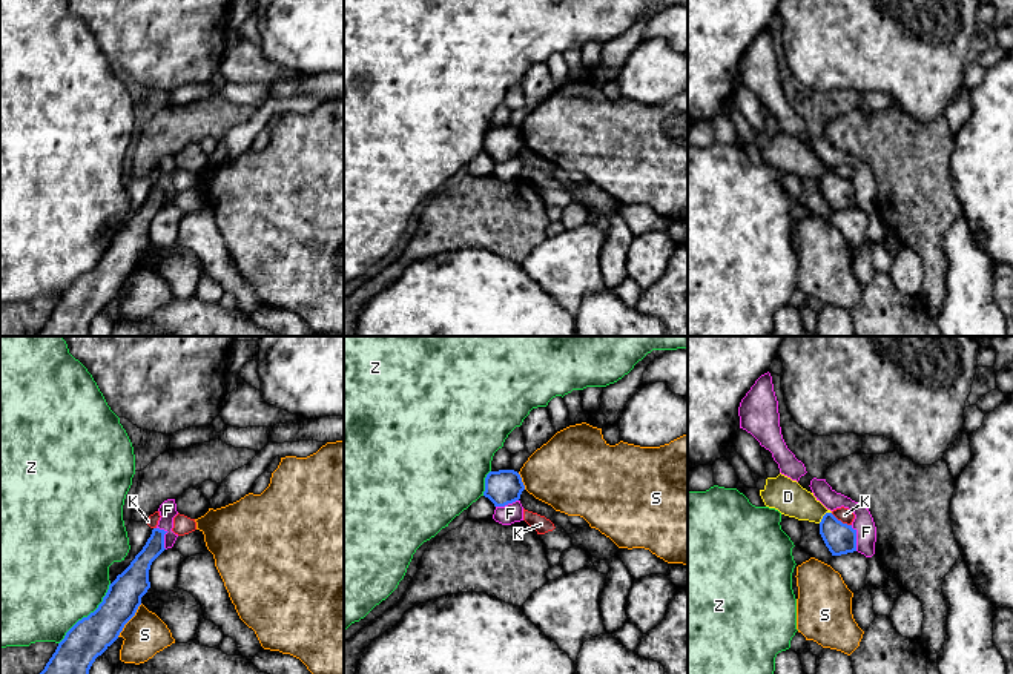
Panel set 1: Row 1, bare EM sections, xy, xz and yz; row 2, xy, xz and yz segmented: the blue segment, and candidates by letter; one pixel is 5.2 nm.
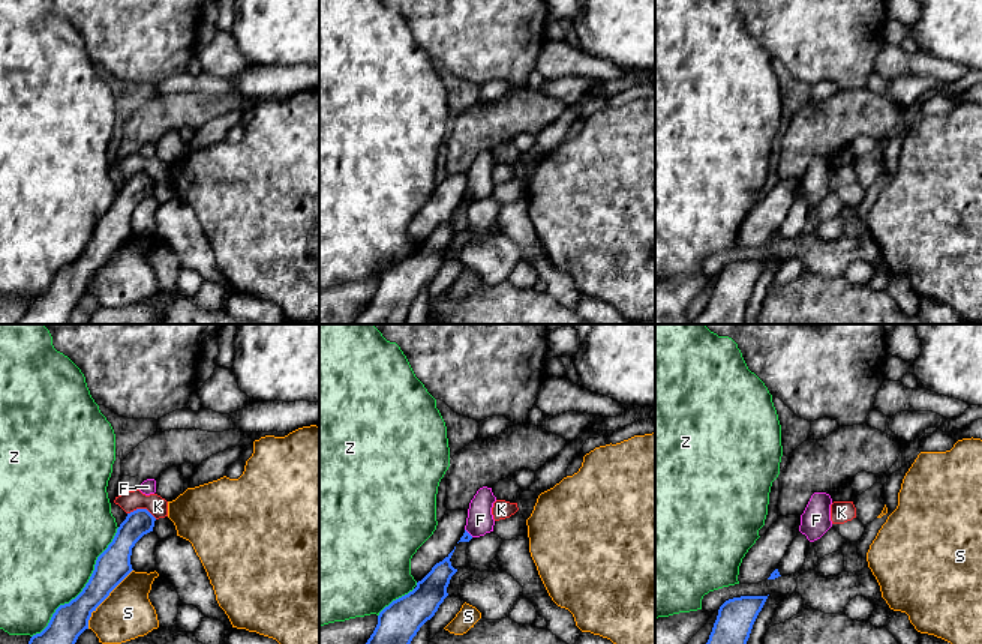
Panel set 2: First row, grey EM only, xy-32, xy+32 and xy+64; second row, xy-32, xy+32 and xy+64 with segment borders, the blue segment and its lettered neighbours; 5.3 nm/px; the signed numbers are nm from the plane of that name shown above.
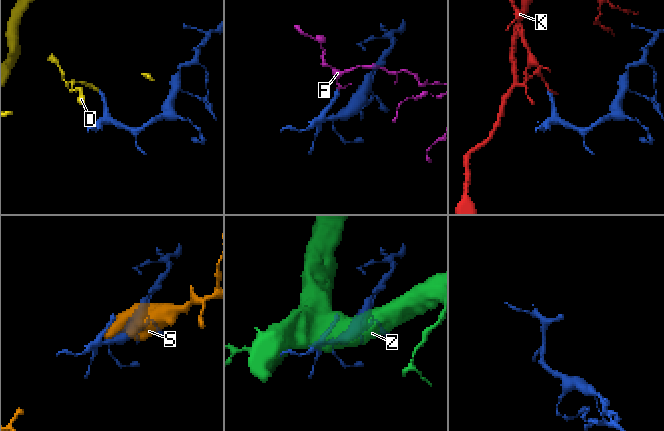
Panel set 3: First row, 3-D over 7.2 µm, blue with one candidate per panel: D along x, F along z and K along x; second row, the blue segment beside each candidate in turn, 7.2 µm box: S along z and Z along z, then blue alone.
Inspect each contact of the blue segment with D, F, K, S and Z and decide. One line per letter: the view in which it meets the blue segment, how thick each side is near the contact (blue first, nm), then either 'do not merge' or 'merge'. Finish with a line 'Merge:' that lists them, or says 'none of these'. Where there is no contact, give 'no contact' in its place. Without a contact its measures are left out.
D: contact in yz; calibres 160 and 180 nm; do not merge
F: contact in xy; calibres 130 and 100 nm; do not merge
K: contact in yz; calibres 160 and 80 nm; do not merge
S: contact in xy; calibres 220 and 220 nm; do not merge
Z: contact in xy; calibres 220 and 480 nm; do not merge
Merge: none of these

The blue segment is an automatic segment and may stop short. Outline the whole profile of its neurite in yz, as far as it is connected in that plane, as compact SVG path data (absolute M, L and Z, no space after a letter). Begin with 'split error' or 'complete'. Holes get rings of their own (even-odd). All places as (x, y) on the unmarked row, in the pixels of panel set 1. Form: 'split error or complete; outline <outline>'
complete; outline M832 169L823 172L820 190L832 212L856 207L856 186L838 177Z

